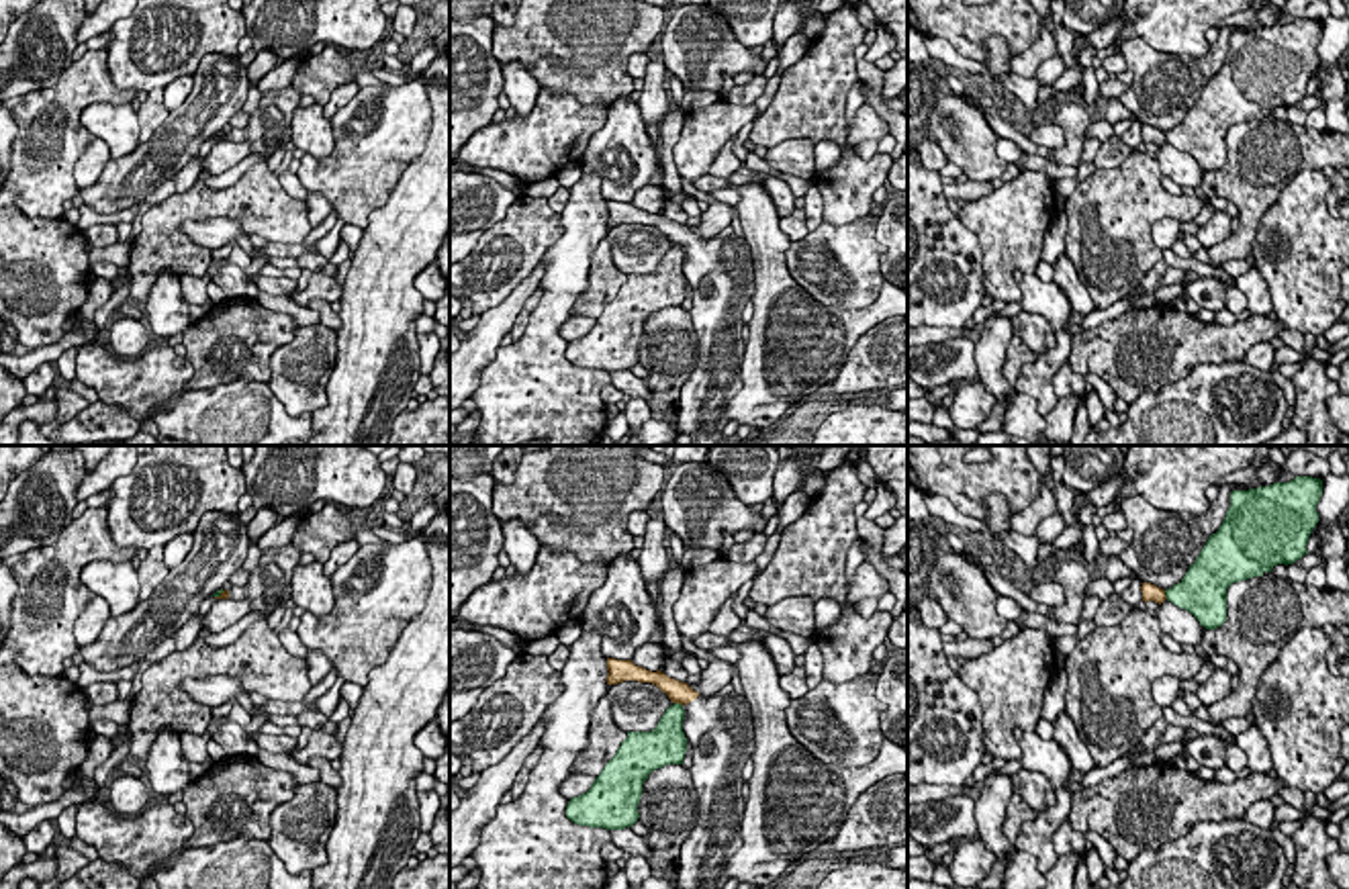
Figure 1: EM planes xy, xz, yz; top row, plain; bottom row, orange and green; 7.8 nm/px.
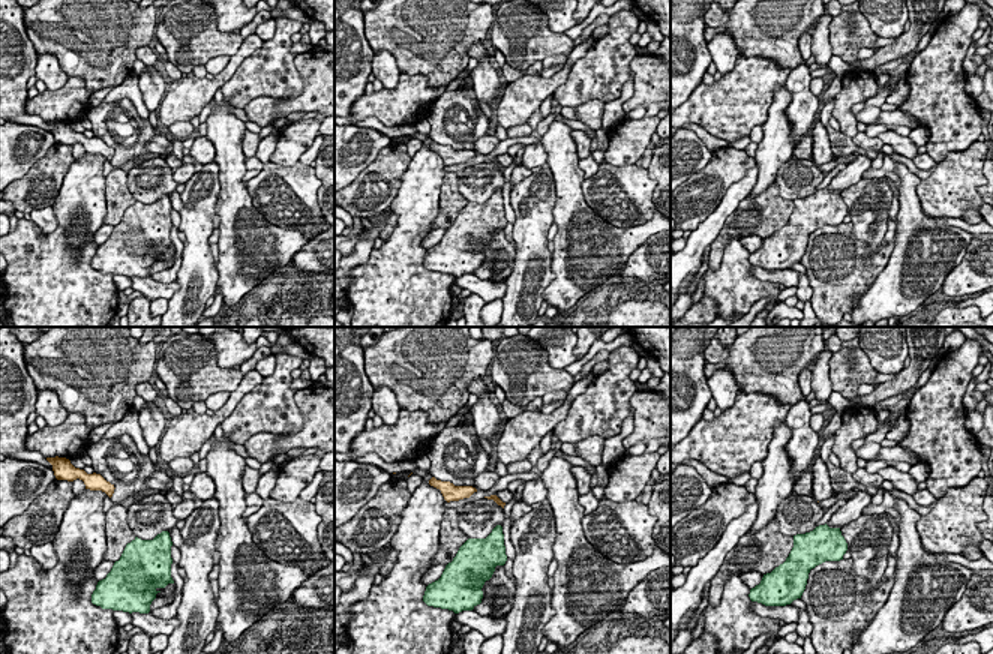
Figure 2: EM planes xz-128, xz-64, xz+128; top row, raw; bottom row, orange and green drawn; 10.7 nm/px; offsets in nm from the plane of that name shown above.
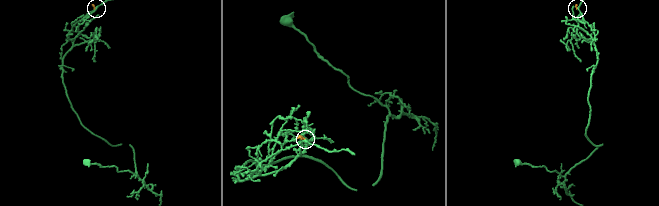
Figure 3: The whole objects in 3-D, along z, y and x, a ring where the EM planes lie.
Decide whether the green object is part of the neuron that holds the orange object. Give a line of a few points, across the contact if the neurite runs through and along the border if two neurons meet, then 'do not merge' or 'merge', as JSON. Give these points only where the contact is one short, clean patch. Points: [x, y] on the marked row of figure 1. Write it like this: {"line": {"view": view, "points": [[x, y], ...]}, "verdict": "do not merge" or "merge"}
{"line": {"view": "xz", "points": [[675, 702], [681, 706]]}, "verdict": "do not merge"}

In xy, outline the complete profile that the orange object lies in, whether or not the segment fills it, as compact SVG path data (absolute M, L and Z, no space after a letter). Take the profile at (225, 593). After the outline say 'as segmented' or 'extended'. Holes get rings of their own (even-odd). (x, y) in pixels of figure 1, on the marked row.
M292 544L270 548L262 552L258 568L249 572L249 580L243 587L223 591L215 599L245 599L249 613L272 615L290 599L290 578L298 560L300 552Z; extended

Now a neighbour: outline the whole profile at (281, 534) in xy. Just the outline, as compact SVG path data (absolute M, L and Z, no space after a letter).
M300 517L278 519L278 523L258 540L258 548L266 552L270 548L282 548L286 544L292 544L292 533L298 523Z

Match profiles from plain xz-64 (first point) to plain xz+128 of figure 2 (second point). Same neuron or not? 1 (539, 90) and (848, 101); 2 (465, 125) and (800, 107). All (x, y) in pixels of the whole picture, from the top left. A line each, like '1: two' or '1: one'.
1: one
2: one

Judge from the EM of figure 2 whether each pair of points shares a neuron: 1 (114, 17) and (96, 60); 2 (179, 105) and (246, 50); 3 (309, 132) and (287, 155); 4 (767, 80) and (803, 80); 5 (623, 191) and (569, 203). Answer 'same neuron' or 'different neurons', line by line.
1: same neuron
2: same neuron
3: same neuron
4: different neurons
5: different neurons

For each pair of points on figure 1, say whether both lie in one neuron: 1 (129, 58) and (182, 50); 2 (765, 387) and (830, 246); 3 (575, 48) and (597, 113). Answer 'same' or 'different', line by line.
1: same
2: different
3: different

